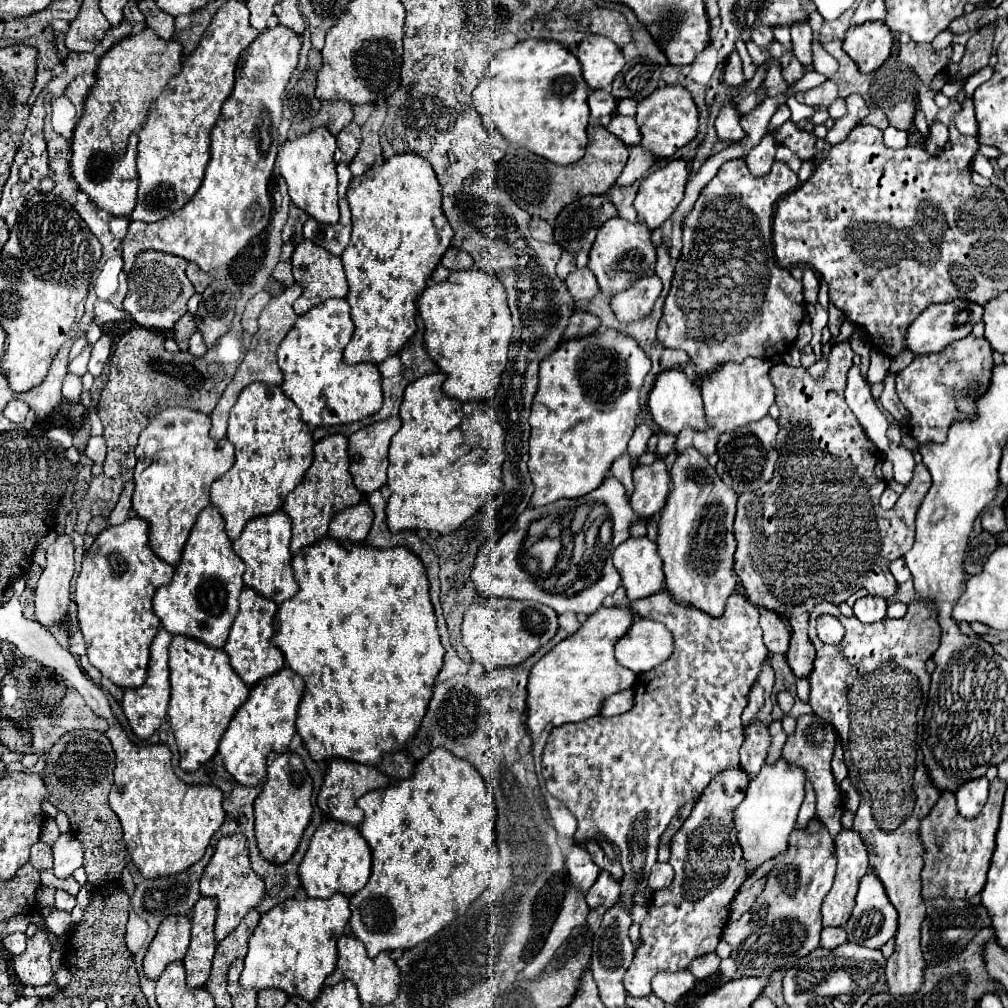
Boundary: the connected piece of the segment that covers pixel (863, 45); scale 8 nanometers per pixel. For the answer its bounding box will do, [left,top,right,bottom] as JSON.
[844,21,894,73]

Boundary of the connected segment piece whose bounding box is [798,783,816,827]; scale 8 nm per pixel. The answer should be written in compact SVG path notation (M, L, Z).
M806 783L806 799L800 807L800 815L798 815L798 825L804 827L806 821L810 821L814 817L814 811L816 811L816 795L814 795L814 789L810 783Z

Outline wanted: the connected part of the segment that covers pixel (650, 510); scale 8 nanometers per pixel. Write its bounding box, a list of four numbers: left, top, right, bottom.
[630,459,670,519]

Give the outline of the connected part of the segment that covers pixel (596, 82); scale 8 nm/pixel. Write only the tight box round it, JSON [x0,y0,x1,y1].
[576,35,624,89]

